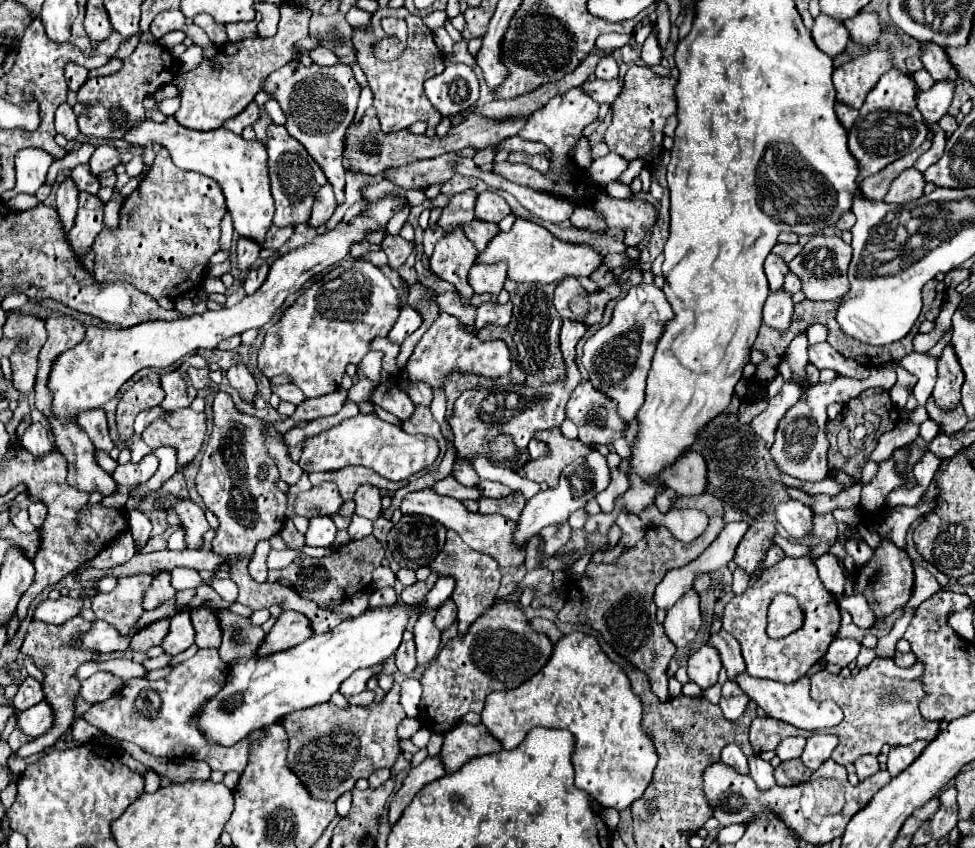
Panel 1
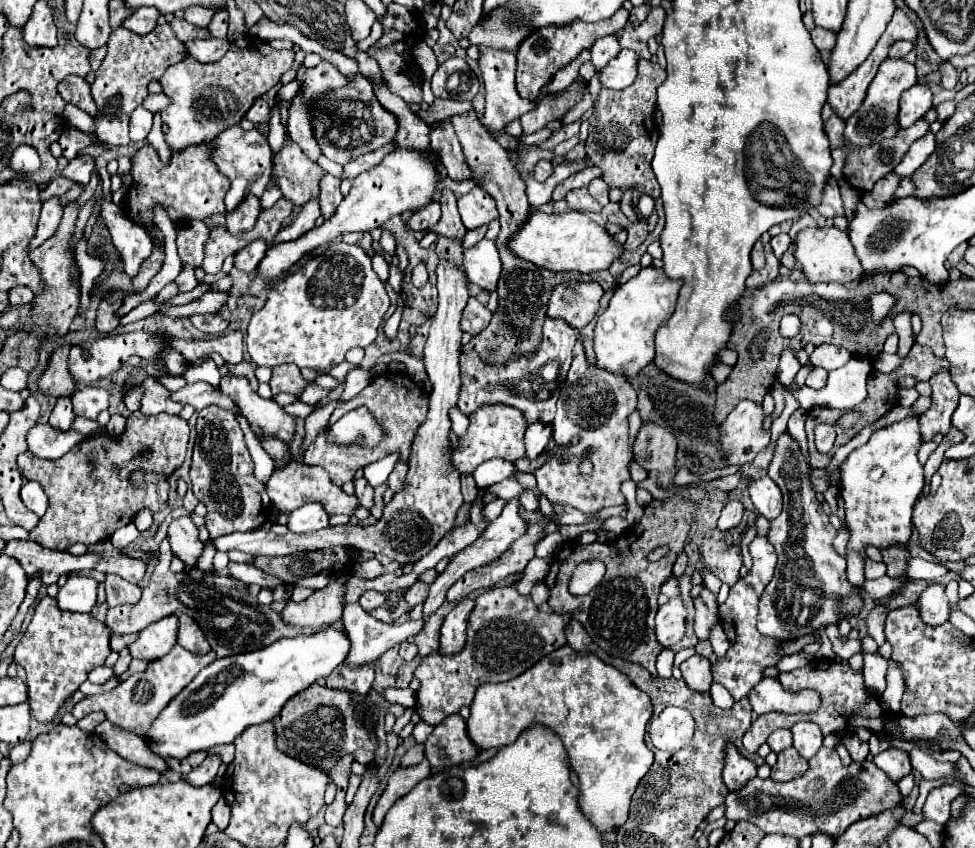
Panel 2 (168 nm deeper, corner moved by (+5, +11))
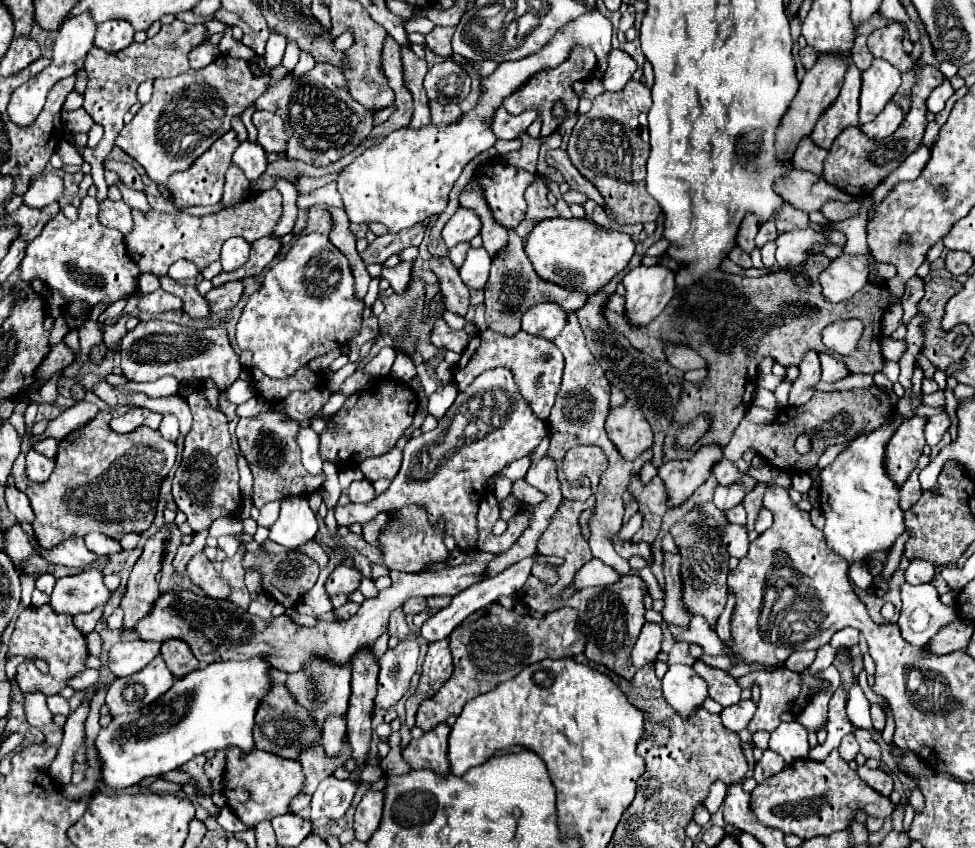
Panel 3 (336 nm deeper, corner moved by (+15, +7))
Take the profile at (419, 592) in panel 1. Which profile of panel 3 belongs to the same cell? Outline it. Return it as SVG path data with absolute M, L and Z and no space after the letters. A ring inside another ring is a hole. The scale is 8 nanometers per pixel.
M414 597L414 599L408 599L404 605L402 605L404 613L420 613L426 609L426 599L424 597Z

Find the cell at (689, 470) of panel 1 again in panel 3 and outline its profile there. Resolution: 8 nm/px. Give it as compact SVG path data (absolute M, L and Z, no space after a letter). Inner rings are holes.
M626 401L620 409L612 409L606 419L606 431L620 455L628 457L628 461L640 457L654 443L654 433L636 401Z

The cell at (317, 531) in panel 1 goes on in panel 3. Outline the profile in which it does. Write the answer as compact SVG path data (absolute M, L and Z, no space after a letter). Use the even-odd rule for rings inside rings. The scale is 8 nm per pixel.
M286 497L278 521L270 527L270 537L286 549L296 549L312 541L318 533L318 521L308 505L308 497Z

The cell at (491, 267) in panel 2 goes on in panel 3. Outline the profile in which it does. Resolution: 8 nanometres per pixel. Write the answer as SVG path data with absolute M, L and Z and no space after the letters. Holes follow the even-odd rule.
M484 247L468 249L464 265L460 267L460 277L470 289L484 289L490 273L490 257Z

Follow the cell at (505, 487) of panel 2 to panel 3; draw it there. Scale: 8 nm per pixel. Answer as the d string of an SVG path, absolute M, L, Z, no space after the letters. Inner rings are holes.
M524 479L514 481L514 485L512 485L512 495L514 495L520 503L524 503L524 505L536 505L536 503L540 503L540 501L544 499L542 493L538 493L536 489L532 489L532 485L528 485Z

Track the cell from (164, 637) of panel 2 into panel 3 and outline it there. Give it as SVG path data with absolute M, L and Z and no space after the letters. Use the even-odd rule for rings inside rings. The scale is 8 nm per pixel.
M134 639L126 643L116 643L110 649L108 667L114 673L114 677L128 677L144 669L158 653L160 653L160 643L156 641Z

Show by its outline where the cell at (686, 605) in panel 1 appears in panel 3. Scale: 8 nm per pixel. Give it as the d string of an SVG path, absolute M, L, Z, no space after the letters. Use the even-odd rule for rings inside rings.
M644 623L644 629L632 649L632 665L636 669L644 667L650 661L656 661L656 655L662 649L662 625L660 623Z

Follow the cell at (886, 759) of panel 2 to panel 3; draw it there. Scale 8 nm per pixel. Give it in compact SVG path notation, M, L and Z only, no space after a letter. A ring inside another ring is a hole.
M866 765L858 767L856 773L860 775L862 781L866 781L872 789L876 789L878 793L882 795L890 795L890 791L894 789L894 781L892 781L892 775L888 775L886 771L882 769L870 769Z

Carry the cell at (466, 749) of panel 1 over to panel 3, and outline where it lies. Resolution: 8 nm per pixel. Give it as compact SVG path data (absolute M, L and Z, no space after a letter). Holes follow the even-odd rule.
M440 723L436 729L426 731L420 739L412 739L402 755L412 765L412 769L430 769L434 773L448 775L448 735L448 723Z

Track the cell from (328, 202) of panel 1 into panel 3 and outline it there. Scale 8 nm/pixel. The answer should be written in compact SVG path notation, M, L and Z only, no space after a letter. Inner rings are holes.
M268 235L268 237L262 237L260 241L254 241L252 243L252 251L250 251L250 259L240 269L236 269L232 273L224 273L222 271L220 275L216 275L212 279L212 285L220 287L220 285L224 285L228 281L260 275L264 271L264 267L274 261L274 257L278 255L280 249L282 249L282 239L274 237L274 235Z

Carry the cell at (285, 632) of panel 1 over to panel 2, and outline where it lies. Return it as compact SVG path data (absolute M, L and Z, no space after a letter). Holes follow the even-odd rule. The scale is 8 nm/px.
M334 573L330 583L314 591L306 601L294 603L290 601L286 609L282 611L284 621L292 625L310 625L310 627L324 627L332 621L338 621L342 617L342 603L344 603L344 583L350 575Z

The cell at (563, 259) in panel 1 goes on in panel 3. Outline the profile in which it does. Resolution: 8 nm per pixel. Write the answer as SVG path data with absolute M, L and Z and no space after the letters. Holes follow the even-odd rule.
M554 217L534 225L526 237L524 251L542 279L592 295L628 265L634 255L634 241L626 233L616 233L610 229L596 231L590 219Z

